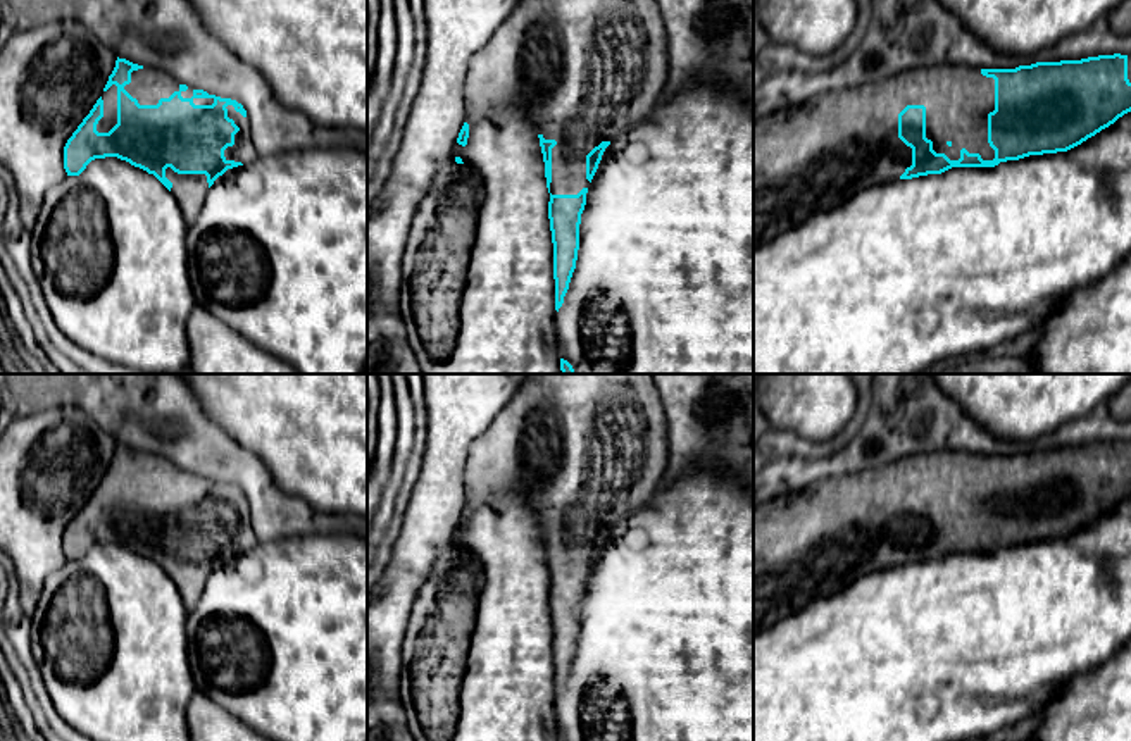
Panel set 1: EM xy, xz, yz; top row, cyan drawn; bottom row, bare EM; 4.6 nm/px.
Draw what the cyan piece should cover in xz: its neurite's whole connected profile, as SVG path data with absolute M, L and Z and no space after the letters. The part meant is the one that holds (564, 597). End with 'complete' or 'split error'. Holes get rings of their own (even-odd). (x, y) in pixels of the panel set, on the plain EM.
M528 374L519 391L509 402L509 405L497 415L497 419L488 427L488 431L483 436L479 436L471 446L469 462L467 462L469 500L459 519L457 529L466 532L469 517L479 508L484 498L495 491L516 491L536 512L543 548L545 548L547 574L550 579L548 605L550 605L550 617L552 617L552 629L553 629L553 665L555 665L557 698L564 689L564 682L569 676L569 669L576 655L578 636L579 636L581 600L586 591L588 572L598 555L602 541L614 524L626 519L636 508L647 505L647 501L650 500L652 493L657 489L664 476L665 467L667 467L665 414L664 414L664 405L660 402L660 393L653 381L653 374Z; split error

